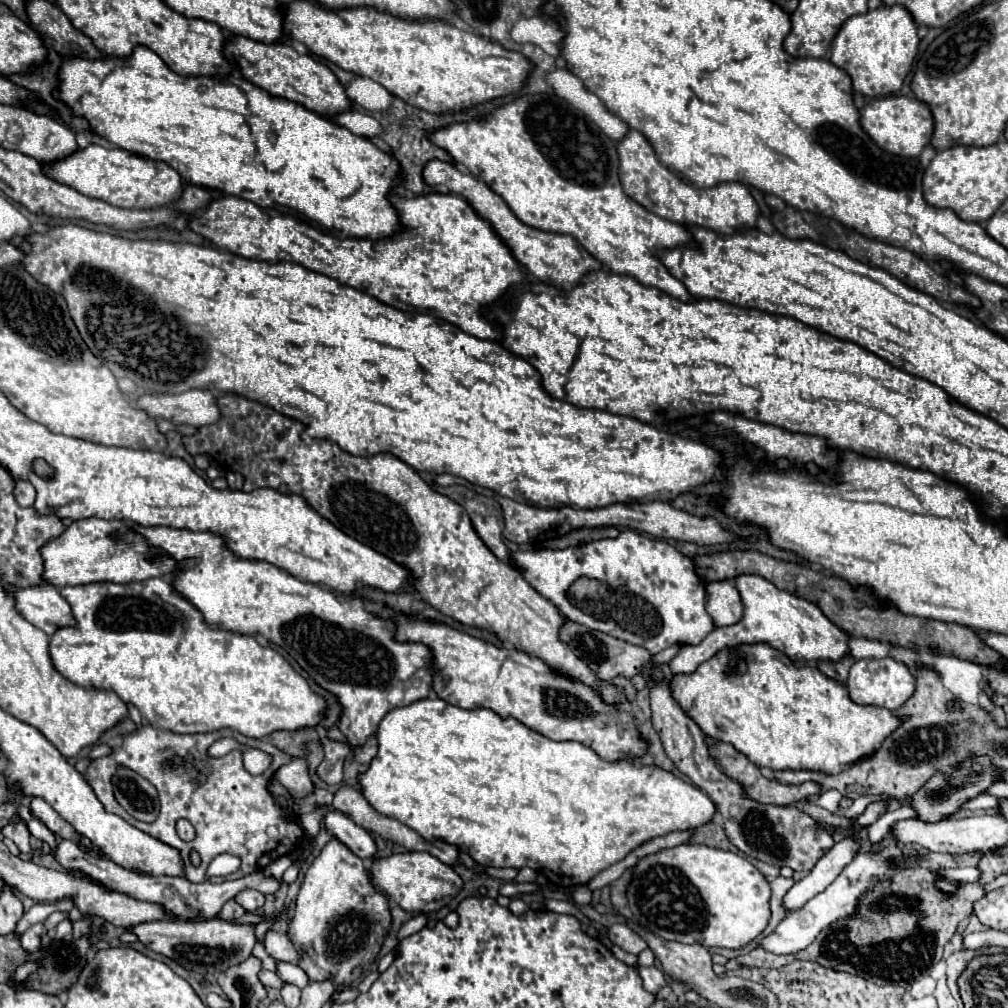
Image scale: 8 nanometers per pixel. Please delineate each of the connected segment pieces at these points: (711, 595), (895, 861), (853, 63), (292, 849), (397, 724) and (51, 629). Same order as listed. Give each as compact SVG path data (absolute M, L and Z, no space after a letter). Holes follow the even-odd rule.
M716 581L706 587L706 611L716 627L734 625L742 619L744 605L732 581Z
M888 833L878 843L878 849L856 855L856 859L844 867L844 871L838 875L838 879L830 887L826 887L816 897L812 897L804 907L788 913L788 917L776 927L776 931L772 935L768 935L760 945L766 951L778 953L778 955L790 955L790 953L798 953L798 951L806 949L822 929L830 927L832 923L836 923L840 919L854 917L858 913L860 899L864 895L868 895L878 883L890 881L900 869L906 867L908 859L918 859L920 861L920 855L904 855L904 851L898 847L896 835Z
M902 5L878 7L864 15L854 15L844 21L832 39L830 61L844 69L852 79L852 89L866 97L884 97L900 91L912 61L918 53L916 23Z
M142 725L134 733L122 737L122 745L112 747L112 751L100 759L90 761L90 765L84 771L86 783L96 793L98 801L104 805L108 813L114 813L134 825L136 829L160 839L162 843L176 847L182 851L184 863L186 863L186 879L194 883L206 881L206 869L210 861L220 853L232 853L242 859L242 869L230 875L230 879L240 879L242 875L248 875L250 871L264 869L268 863L276 861L278 857L292 855L300 849L302 837L306 839L298 819L288 819L286 811L276 803L274 795L270 793L268 785L272 781L272 775L286 763L290 763L294 757L280 751L268 741L262 739L250 739L244 737L232 729L220 729L212 733L194 733L194 735L180 735L164 729L156 729L152 725ZM232 737L244 745L258 747L274 757L270 769L258 777L250 775L242 765L242 753L238 749L230 751L224 757L210 757L208 747L222 739ZM118 769L132 769L134 773L148 779L160 793L160 817L154 823L140 823L134 817L130 817L122 807L116 803L112 795L112 777ZM184 817L188 819L196 829L194 841L182 841L176 833L176 821ZM190 851L198 851L200 865L194 867L190 861Z
M422 699L416 701L408 707L396 707L392 709L380 723L378 727L378 755L372 759L368 773L360 775L360 785L362 785L362 795L366 797L372 807L386 815L394 817L400 823L408 825L410 829L418 831L424 839L442 839L450 845L456 845L458 849L466 851L478 865L484 867L512 867L512 869L522 869L530 867L536 873L544 875L548 881L562 885L562 887L580 887L586 885L592 877L596 877L600 871L608 869L610 865L622 861L630 851L640 847L644 841L654 839L654 837L664 837L674 831L688 831L688 829L698 829L706 823L712 821L716 815L716 805L714 801L702 791L696 789L694 785L686 783L684 779L676 777L674 773L658 767L658 765L636 765L634 761L606 761L598 753L590 751L590 747L574 741L550 741L544 735L538 735L536 731L530 731L526 725L514 721L514 719L502 719L490 709L474 709L466 711L456 705L450 705L442 699Z
M6 585L16 595L16 609L46 635L54 635L62 627L74 627L74 615L68 601L60 595L54 585L38 585L20 589Z

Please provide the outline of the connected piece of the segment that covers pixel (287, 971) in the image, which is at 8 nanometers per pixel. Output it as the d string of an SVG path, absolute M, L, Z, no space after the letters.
M278 963L278 969L276 969L276 973L286 981L286 983L292 983L292 985L296 985L296 987L300 987L300 989L304 989L308 983L310 983L310 979L308 979L308 975L298 967L298 965L290 965L290 963Z

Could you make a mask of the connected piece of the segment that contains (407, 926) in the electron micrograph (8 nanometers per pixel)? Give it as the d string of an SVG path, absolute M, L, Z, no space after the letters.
M418 915L418 917L410 919L410 921L406 921L406 923L400 927L400 931L398 931L398 941L402 941L402 939L410 937L412 933L420 931L424 925L426 925L426 915Z

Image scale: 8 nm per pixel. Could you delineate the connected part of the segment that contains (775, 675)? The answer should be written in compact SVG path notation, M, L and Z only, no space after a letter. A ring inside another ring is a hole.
M754 643L754 645L738 645L738 647L726 647L722 651L718 651L712 659L708 659L706 663L700 663L698 669L694 673L688 675L674 675L670 681L670 691L672 697L678 701L678 705L682 707L682 711L686 711L686 715L690 715L690 719L694 719L694 723L704 731L704 735L708 735L714 741L724 741L724 743L732 743L738 751L742 751L754 765L758 767L768 767L774 771L782 771L782 769L812 769L812 771L824 771L824 773L840 773L846 769L846 765L852 765L854 761L870 755L874 749L880 747L882 739L886 735L890 735L890 731L894 731L898 727L898 719L892 715L892 711L884 709L884 707L870 707L870 705L856 705L850 697L846 687L840 681L834 681L830 677L826 677L824 673L820 673L814 665L796 665L792 663L784 653L772 649L766 643ZM732 657L734 659L742 659L746 663L746 671L736 671L736 667L732 667Z

